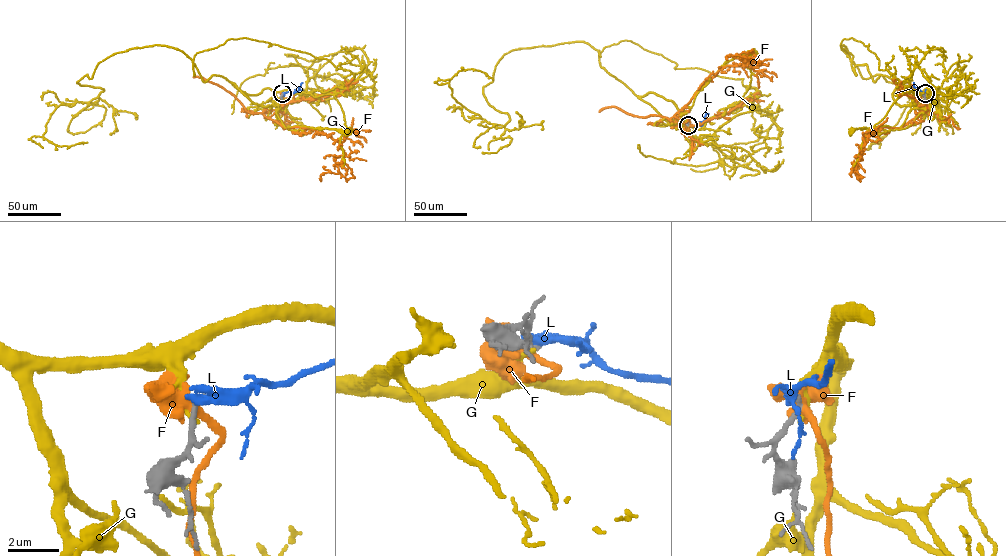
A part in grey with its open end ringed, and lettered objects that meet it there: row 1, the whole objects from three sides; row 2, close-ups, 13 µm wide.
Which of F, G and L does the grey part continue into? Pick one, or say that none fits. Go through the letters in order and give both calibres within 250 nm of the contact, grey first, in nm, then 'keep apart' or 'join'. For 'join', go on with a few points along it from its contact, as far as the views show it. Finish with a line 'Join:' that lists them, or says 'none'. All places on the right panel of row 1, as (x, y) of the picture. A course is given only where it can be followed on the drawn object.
F: calibres 280 and 400 nm; keep apart
G: calibres 300 and 150 nm; keep apart
L: calibres 240 and 420 nm; keep apart
Join: none

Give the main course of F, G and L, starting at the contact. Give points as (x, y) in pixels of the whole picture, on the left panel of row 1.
F: (282, 94), (283, 104), (262, 113), (284, 128), (327, 134), (342, 148), (339, 172), (323, 173), (320, 181)
G: (282, 94), (275, 92), (283, 105), (276, 114), (285, 127), (305, 126), (346, 131)
L: (282, 93), (297, 91), (302, 82)

